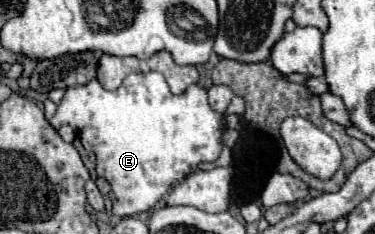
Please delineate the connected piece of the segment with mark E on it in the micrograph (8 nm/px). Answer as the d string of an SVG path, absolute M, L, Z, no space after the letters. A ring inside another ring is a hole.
M158 71L132 73L114 91L106 91L96 79L82 87L68 89L58 103L56 115L50 119L50 123L54 129L72 125L84 149L96 153L96 173L110 183L116 195L112 213L118 217L130 217L152 209L170 191L170 187L182 181L200 163L216 161L224 147L224 125L220 123L220 115L208 105L206 89L202 89L200 85L190 85L182 95L174 95L170 93L164 75Z

